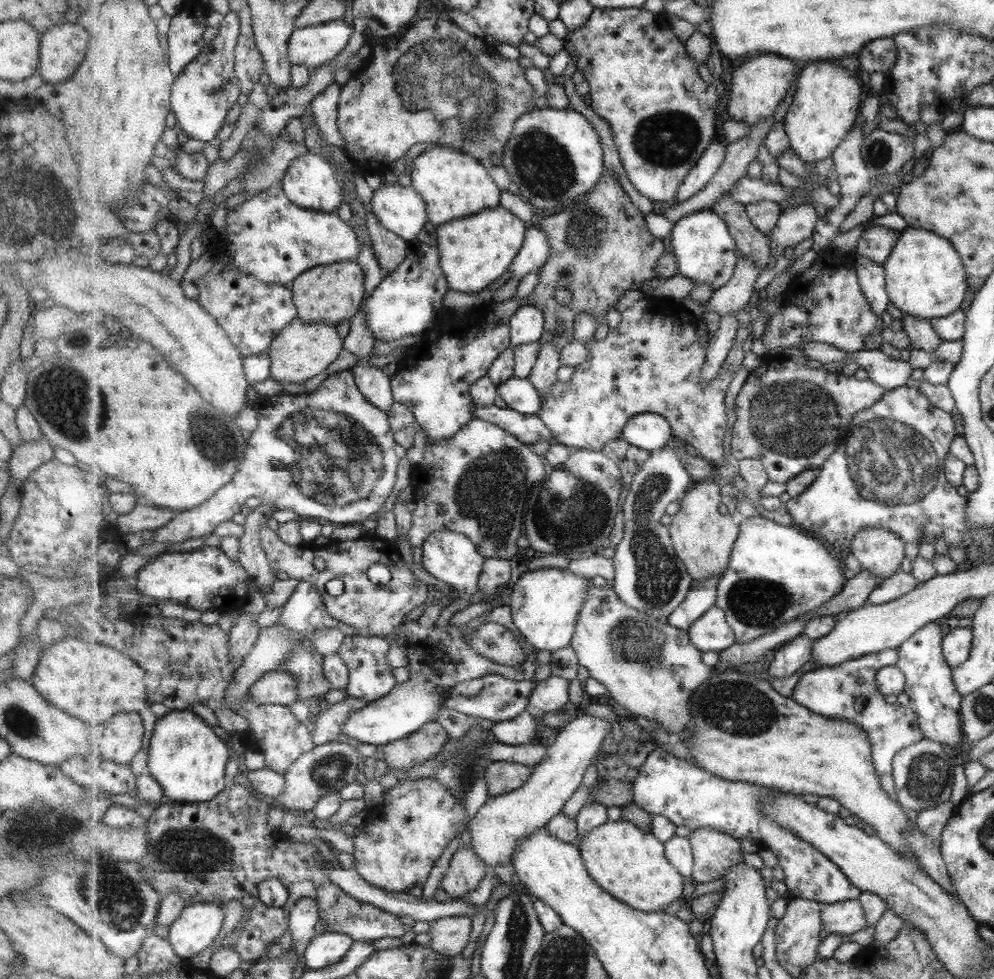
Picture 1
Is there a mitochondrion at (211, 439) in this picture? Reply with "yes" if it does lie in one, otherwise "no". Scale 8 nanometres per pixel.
yes

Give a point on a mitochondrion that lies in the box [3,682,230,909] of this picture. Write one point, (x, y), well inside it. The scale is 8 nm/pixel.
(39, 828)

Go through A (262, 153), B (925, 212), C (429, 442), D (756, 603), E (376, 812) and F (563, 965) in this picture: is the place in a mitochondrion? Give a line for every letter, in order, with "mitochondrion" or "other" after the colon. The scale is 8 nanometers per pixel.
A: mitochondrion
B: other
C: other
D: mitochondrion
E: other
F: mitochondrion

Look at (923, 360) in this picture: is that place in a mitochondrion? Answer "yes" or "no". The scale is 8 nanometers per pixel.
no

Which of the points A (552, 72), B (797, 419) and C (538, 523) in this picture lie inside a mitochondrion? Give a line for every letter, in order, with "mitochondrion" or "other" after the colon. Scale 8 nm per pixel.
A: other
B: mitochondrion
C: mitochondrion

